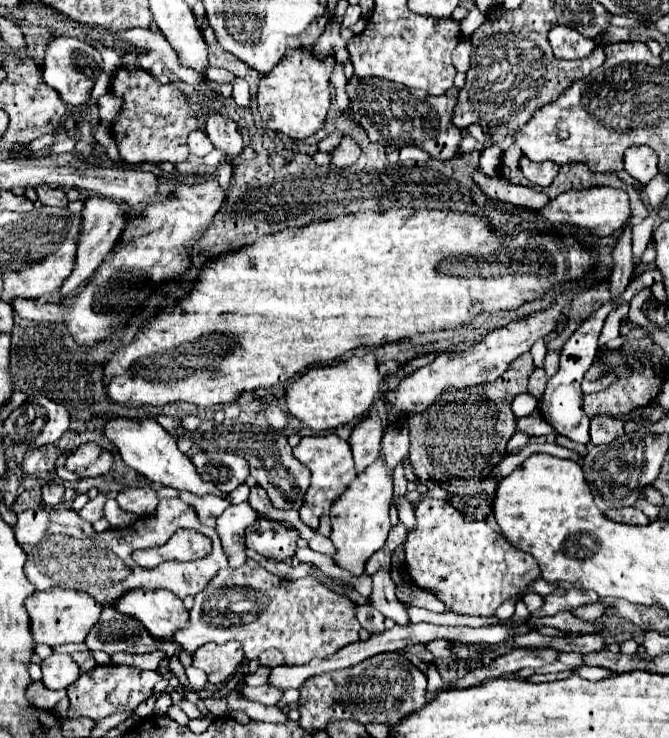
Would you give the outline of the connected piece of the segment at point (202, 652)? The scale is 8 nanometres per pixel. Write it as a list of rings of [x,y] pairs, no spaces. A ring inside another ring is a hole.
[[[227,642],[227,644],[203,644],[199,650],[195,650],[193,666],[201,668],[207,674],[209,684],[221,686],[227,682],[229,676],[237,672],[243,660],[243,650],[239,642]]]

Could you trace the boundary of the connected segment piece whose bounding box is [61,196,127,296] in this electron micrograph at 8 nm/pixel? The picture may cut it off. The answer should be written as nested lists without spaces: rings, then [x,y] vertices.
[[[89,196],[85,200],[85,210],[83,210],[83,230],[79,232],[79,246],[77,246],[77,258],[75,258],[75,268],[69,274],[67,282],[63,282],[61,286],[61,296],[69,296],[73,290],[77,290],[87,278],[93,276],[93,272],[97,270],[97,266],[105,260],[105,256],[113,250],[115,242],[119,240],[121,230],[125,228],[125,220],[127,214],[125,210],[117,204],[111,202],[109,198],[101,198],[101,196]]]

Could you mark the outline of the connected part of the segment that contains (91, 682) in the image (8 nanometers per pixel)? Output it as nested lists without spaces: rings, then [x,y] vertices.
[[[117,664],[97,666],[91,672],[83,672],[81,678],[67,690],[67,696],[71,700],[71,714],[101,720],[117,710],[133,712],[143,700],[151,696],[151,690],[159,680],[163,680],[163,676],[157,674],[155,670],[141,670],[135,666],[117,666]]]

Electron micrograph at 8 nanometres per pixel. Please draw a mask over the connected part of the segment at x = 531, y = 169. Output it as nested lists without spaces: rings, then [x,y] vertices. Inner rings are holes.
[[[525,156],[521,158],[521,170],[525,174],[525,178],[529,178],[531,182],[539,184],[539,186],[549,186],[559,170],[557,164],[547,162],[547,164],[533,164],[531,160],[527,160]]]

